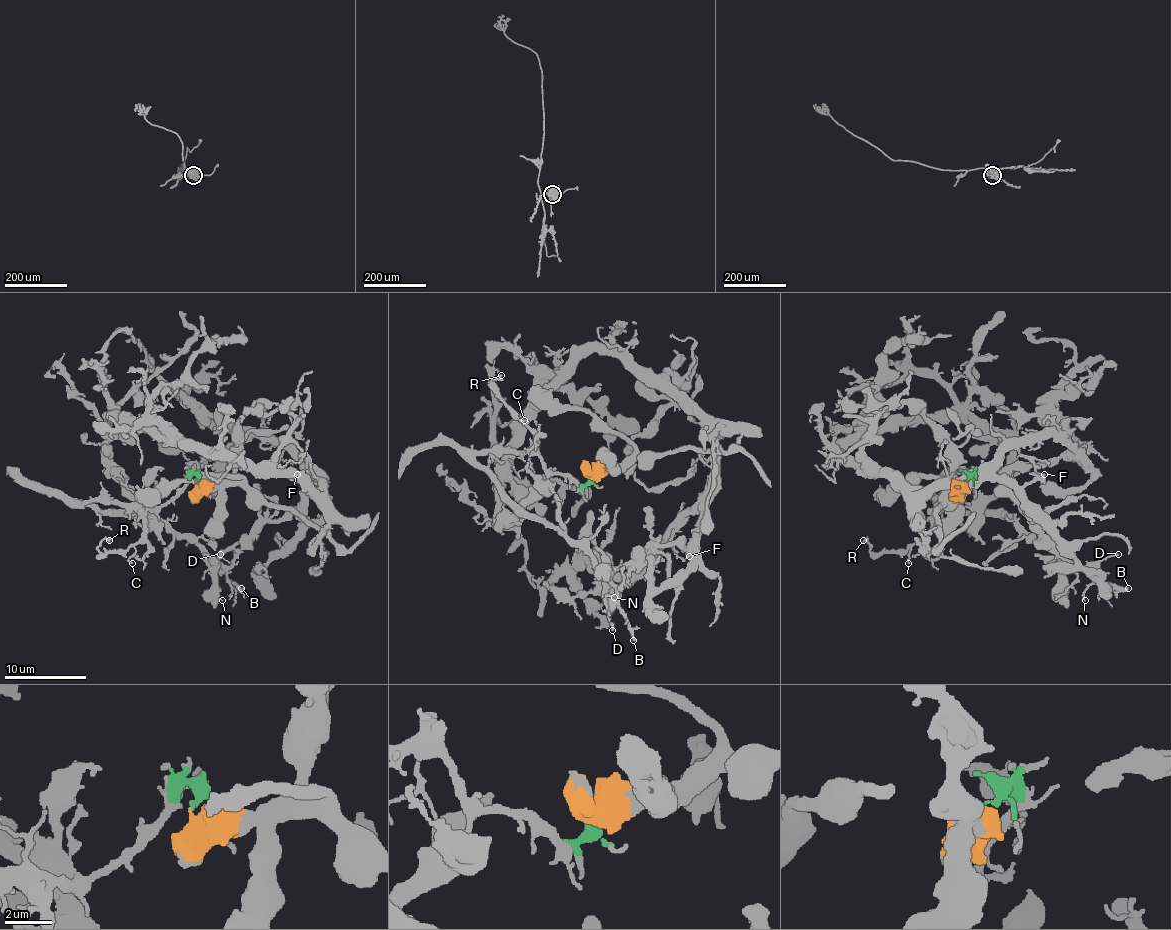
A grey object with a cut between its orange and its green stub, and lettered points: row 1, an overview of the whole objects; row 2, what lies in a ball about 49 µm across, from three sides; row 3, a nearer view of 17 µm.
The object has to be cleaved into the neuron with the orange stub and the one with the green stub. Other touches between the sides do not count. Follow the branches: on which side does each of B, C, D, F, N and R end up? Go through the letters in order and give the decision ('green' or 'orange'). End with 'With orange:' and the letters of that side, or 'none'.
B: green
C: green
D: green
F: orange
N: green
R: green
With orange: F

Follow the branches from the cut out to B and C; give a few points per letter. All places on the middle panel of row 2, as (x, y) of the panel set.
B: (588, 472), (584, 484), (576, 484), (535, 453), (475, 458), (514, 503), (590, 556), (615, 589), (633, 641)
C: (588, 472), (584, 484), (572, 482), (545, 468), (543, 458), (537, 451), (537, 433), (520, 421), (524, 421)

